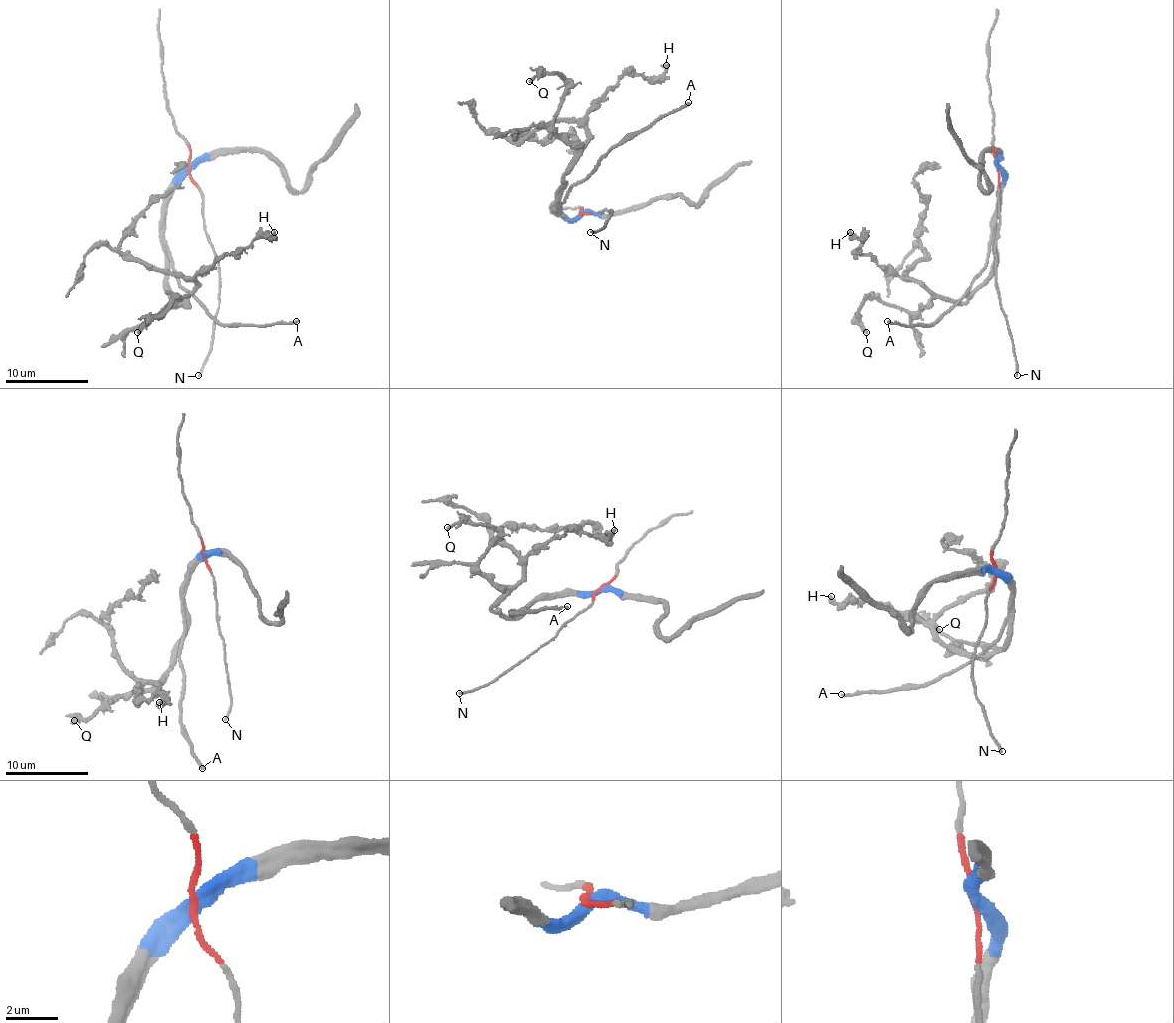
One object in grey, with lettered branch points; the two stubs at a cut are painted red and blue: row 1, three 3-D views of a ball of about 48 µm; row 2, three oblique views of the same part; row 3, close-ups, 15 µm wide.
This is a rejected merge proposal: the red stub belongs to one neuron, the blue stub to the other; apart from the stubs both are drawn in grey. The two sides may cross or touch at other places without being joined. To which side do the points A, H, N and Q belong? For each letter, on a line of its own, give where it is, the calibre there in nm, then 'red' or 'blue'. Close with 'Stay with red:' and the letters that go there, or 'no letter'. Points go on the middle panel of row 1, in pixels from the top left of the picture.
A: (688, 102) | 240 nm | blue
H: (666, 65) | 400 nm | blue
N: (590, 232) | 180 nm | red
Q: (529, 81) | 280 nm | blue
Stay with red: N

